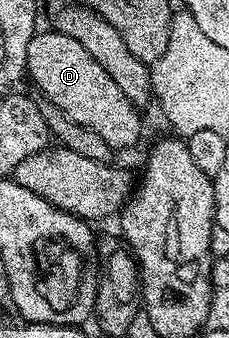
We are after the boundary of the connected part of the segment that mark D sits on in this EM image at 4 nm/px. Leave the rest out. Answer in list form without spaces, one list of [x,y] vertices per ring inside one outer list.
[[[54,30],[36,31],[29,42],[27,55],[27,76],[44,92],[46,103],[57,106],[68,120],[77,122],[93,134],[97,134],[112,148],[131,148],[143,132],[143,120],[140,109],[134,108],[121,94],[121,89],[109,74],[105,74],[97,61],[90,56],[89,50],[77,42]]]

